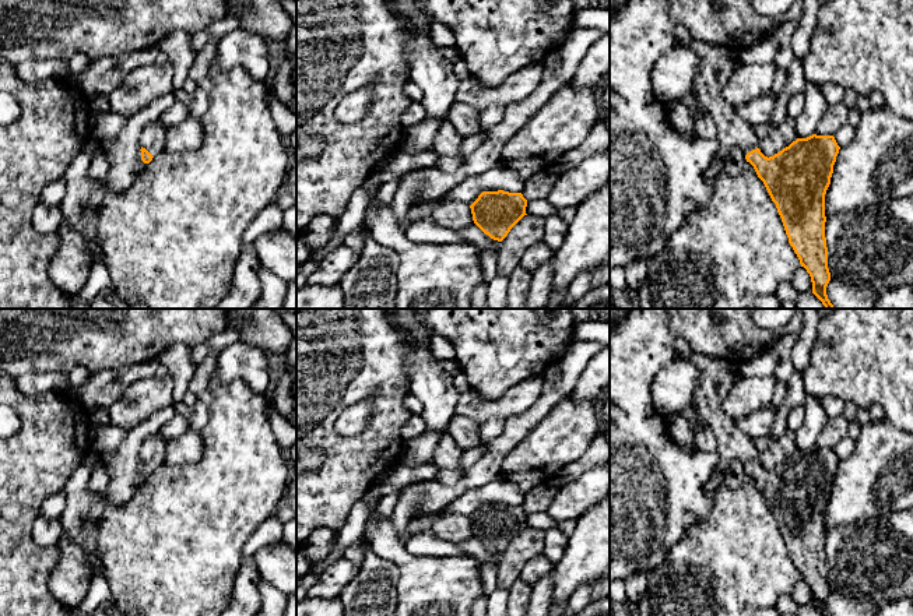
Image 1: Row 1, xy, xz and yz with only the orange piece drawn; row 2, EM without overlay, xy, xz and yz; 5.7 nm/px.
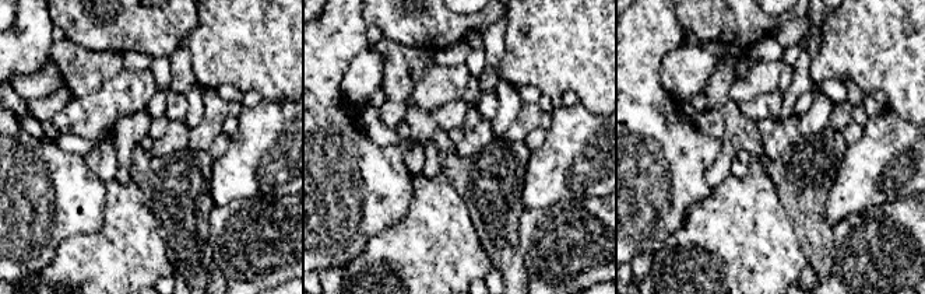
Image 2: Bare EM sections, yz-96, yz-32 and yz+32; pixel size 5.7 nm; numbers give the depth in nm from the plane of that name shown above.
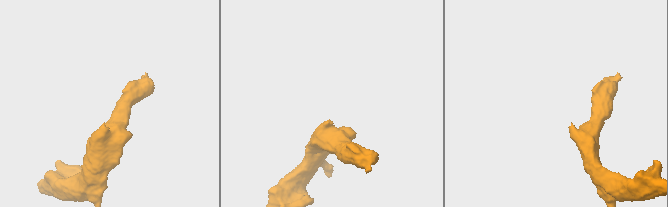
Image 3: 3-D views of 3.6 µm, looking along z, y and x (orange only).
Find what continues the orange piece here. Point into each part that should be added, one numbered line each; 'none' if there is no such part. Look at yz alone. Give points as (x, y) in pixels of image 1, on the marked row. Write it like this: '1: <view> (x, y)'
1: yz (717, 63)

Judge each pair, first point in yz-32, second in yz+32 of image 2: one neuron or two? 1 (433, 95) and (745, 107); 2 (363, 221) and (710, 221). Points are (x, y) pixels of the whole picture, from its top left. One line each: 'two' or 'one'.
1: two
2: two

